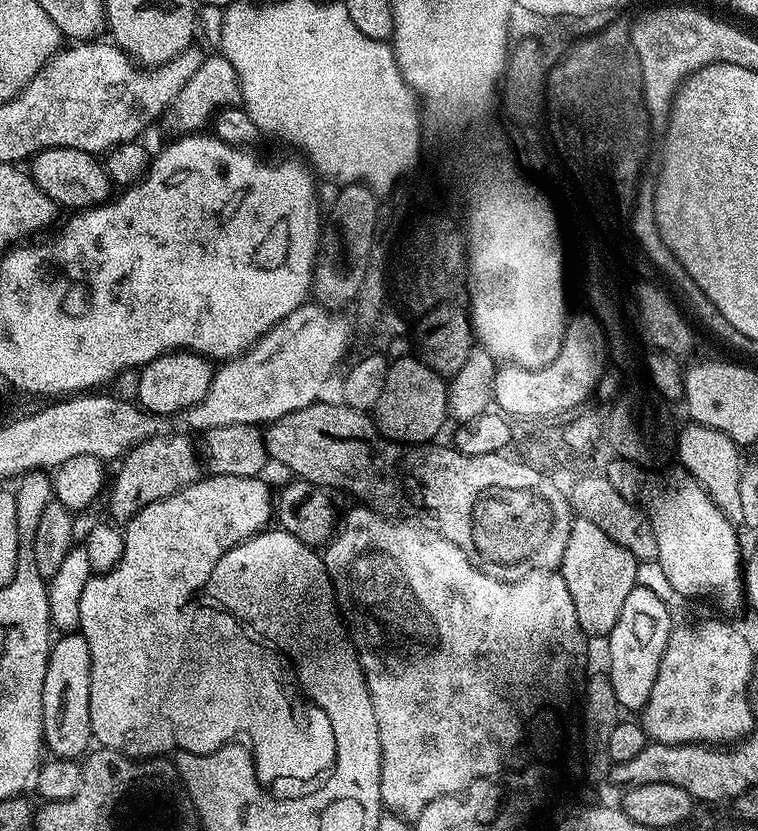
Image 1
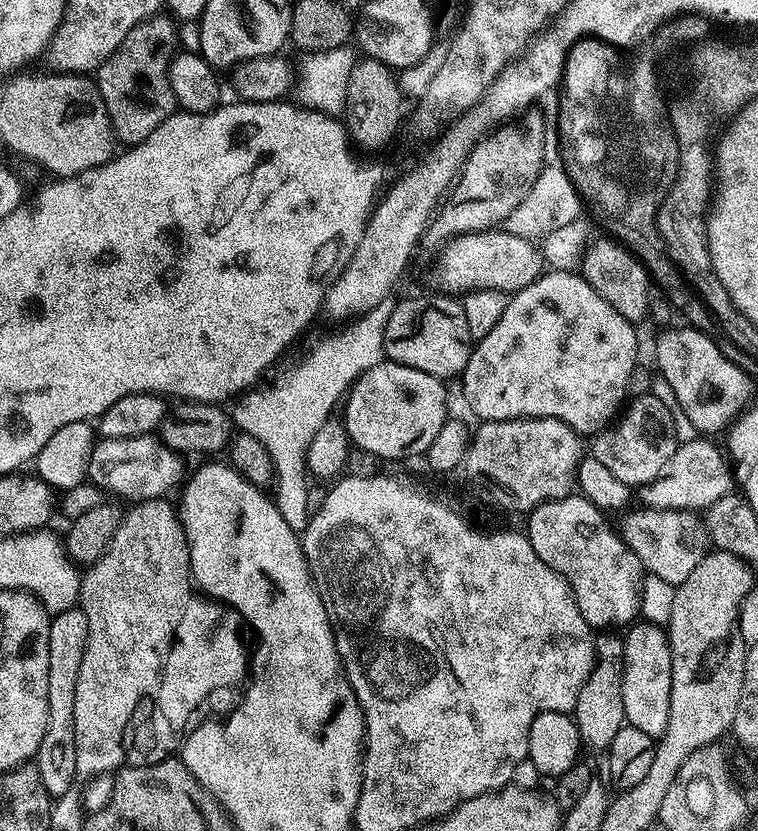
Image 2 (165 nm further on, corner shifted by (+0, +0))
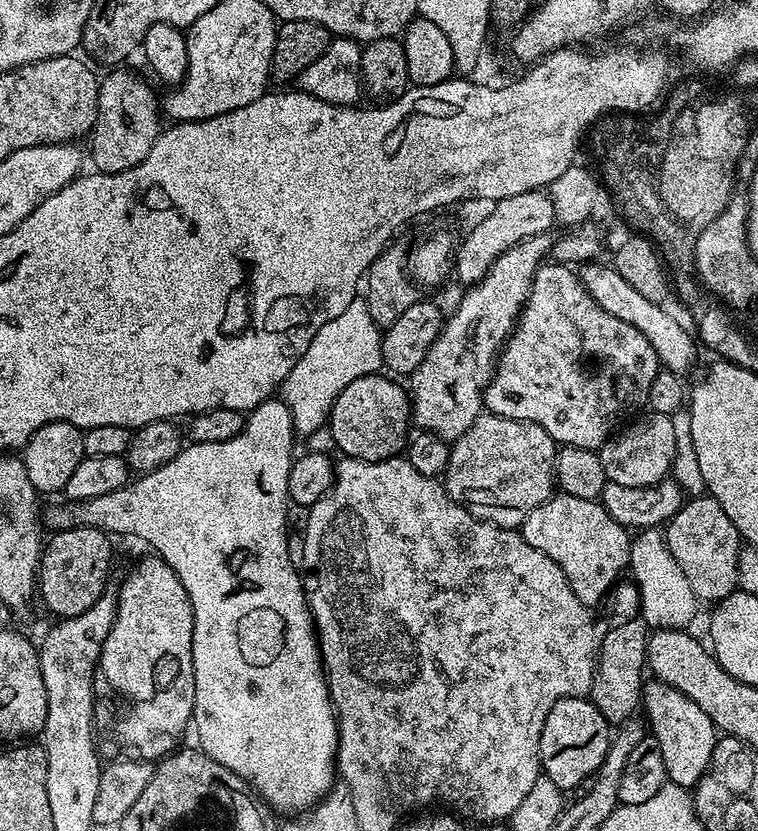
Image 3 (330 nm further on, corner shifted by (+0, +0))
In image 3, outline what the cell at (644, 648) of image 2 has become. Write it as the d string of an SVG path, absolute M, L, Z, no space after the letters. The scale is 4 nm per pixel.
M655 678L643 685L642 712L645 712L643 715L650 735L662 749L669 781L689 790L695 789L696 783L704 777L705 770L710 766L714 754L718 739L718 729L714 722L710 722L701 708L695 702L690 702L686 694L682 694L682 690L674 690L674 686Z

